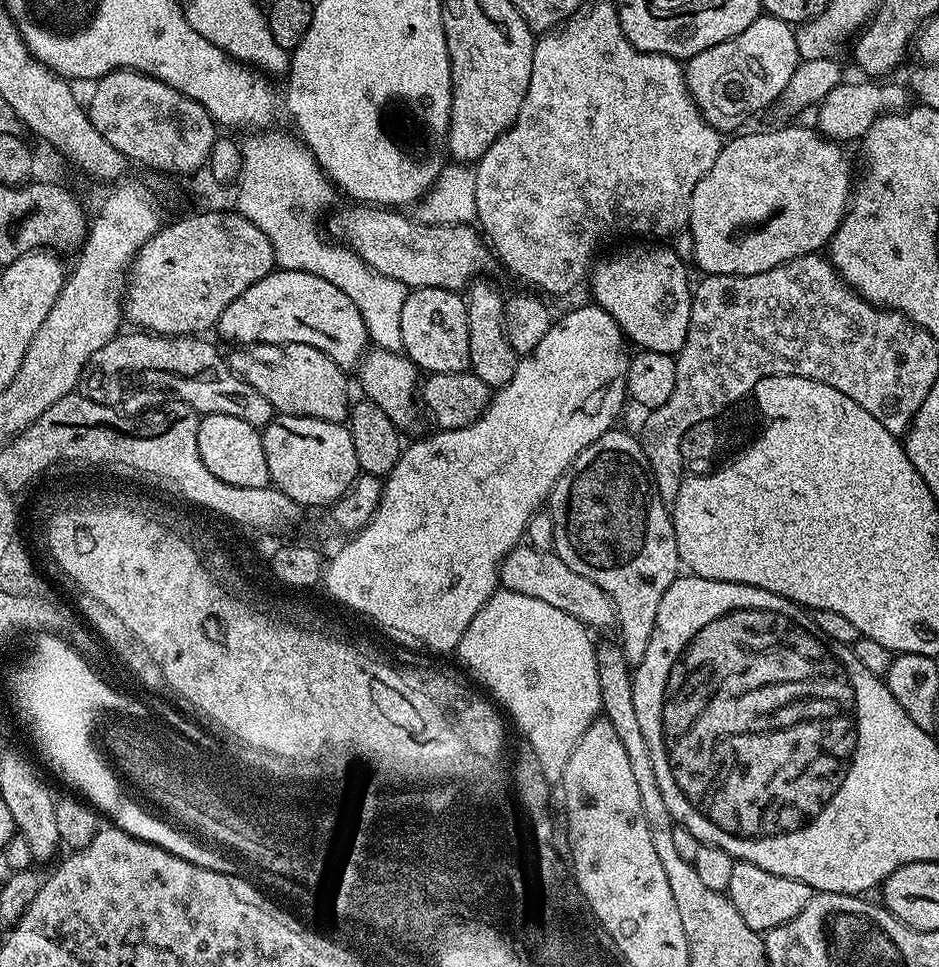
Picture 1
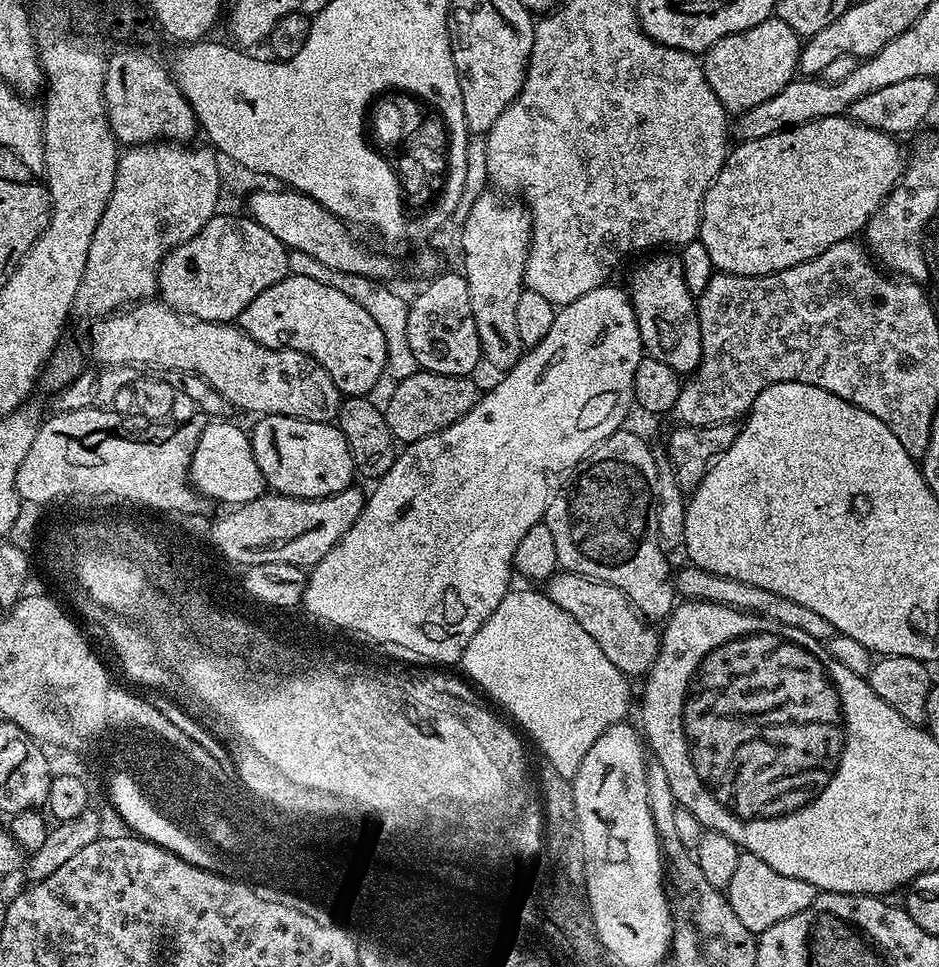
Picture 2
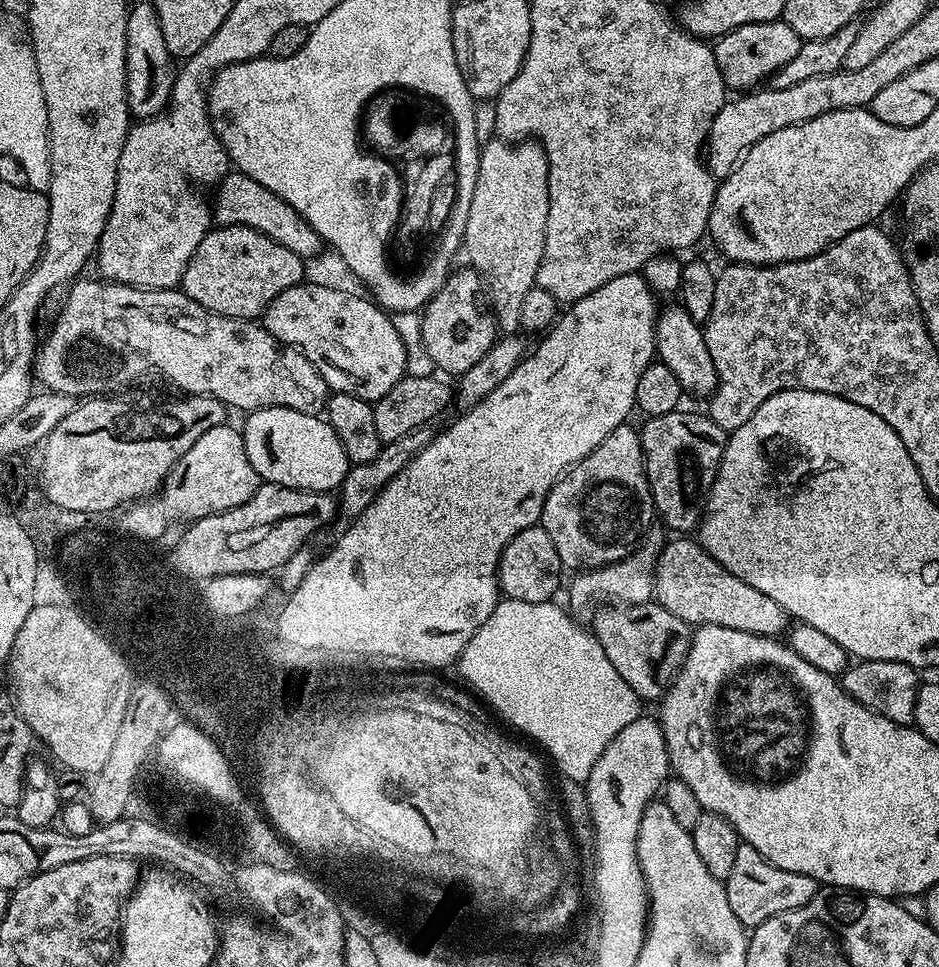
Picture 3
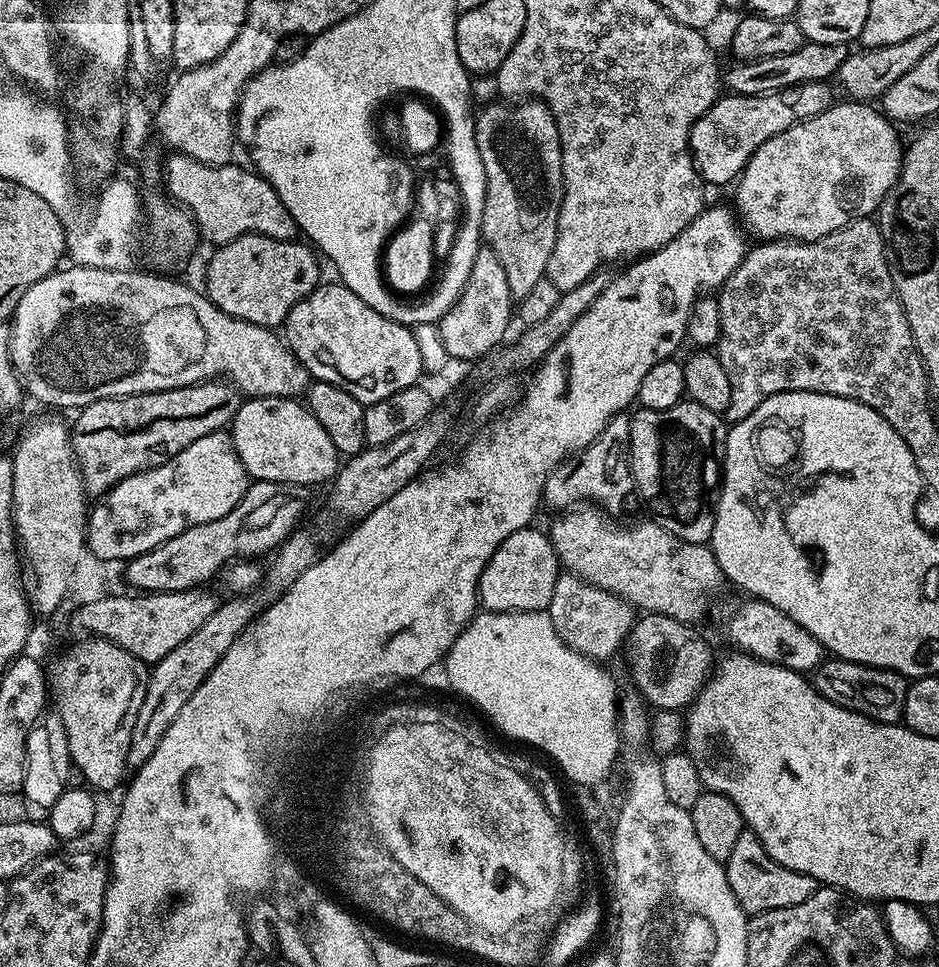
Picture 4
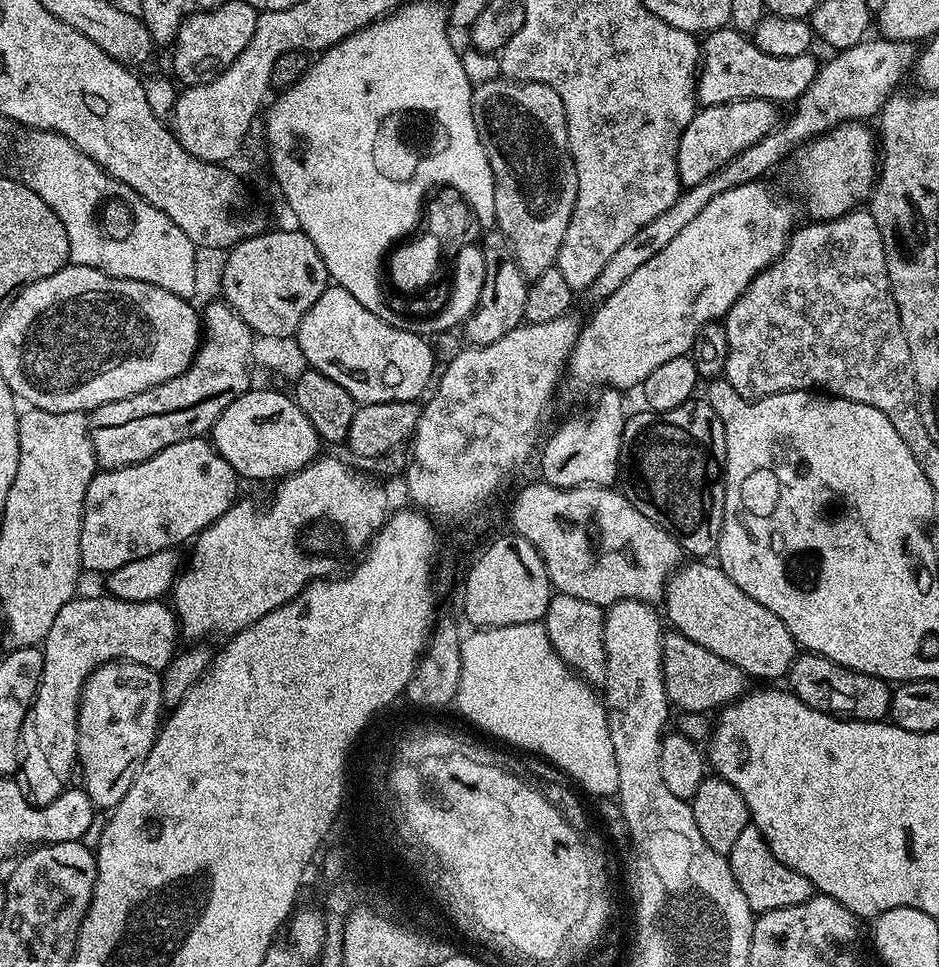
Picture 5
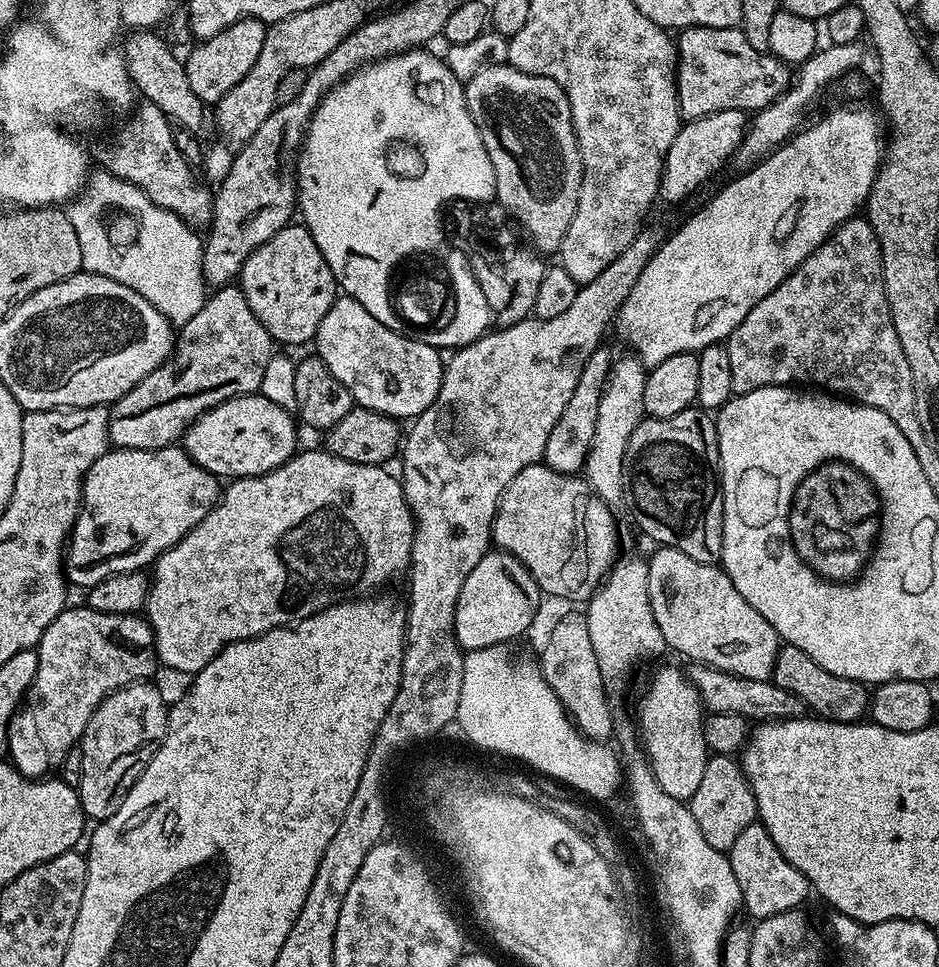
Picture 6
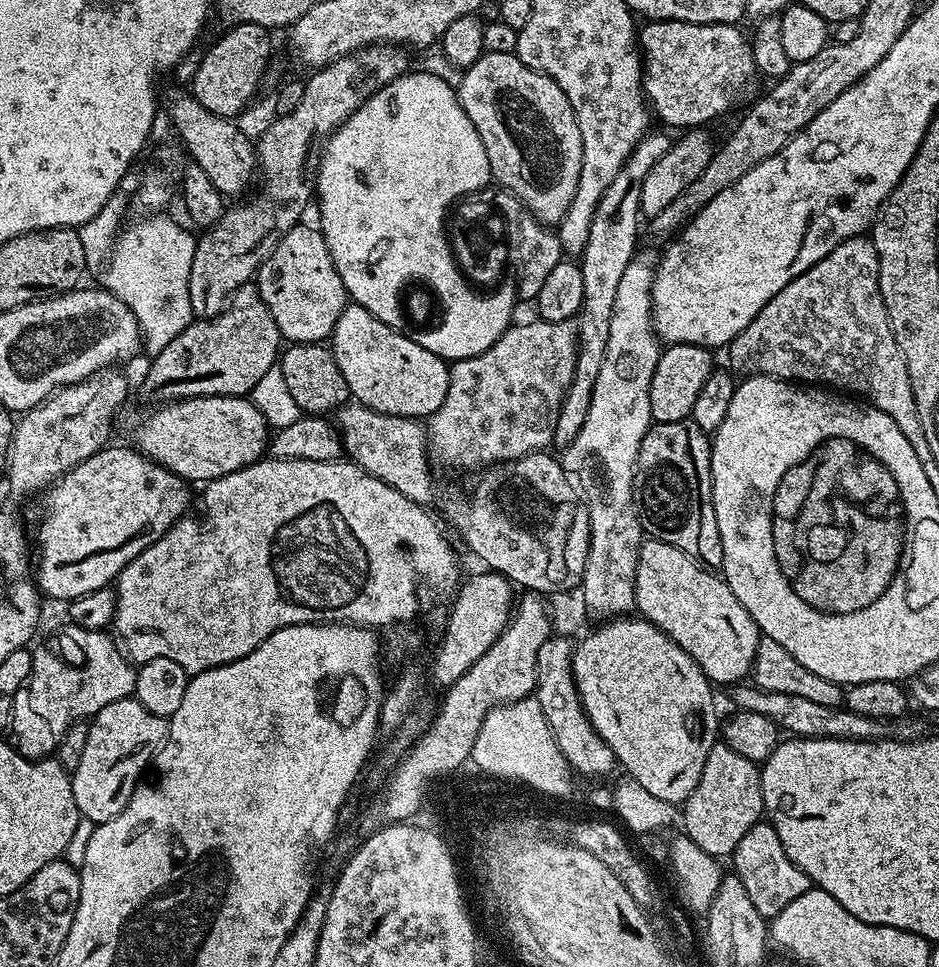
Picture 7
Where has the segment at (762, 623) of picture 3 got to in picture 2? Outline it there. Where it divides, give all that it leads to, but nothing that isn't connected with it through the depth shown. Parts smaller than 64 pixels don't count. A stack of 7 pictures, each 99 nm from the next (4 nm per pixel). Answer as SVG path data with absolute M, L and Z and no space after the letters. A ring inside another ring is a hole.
M687 566L675 573L674 583L676 591L681 597L689 600L709 600L715 604L725 604L731 608L738 608L741 612L755 612L758 616L769 616L773 624L790 626L794 630L802 630L810 634L810 638L827 642L837 636L837 630L822 618L822 614L814 614L807 606L798 606L798 602L790 602L790 598L782 598L778 594L770 594L770 590L762 590L758 586L743 584L725 576L715 576L706 570L695 566Z

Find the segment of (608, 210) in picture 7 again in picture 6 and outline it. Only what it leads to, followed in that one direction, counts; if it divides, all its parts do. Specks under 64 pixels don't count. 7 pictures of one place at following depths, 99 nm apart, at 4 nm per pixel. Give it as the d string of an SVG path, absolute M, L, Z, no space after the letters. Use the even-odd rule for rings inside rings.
M604 346L596 348L594 354L590 354L586 366L582 366L582 374L578 374L578 386L574 386L574 394L570 394L570 402L566 402L566 410L562 410L562 418L554 422L550 438L546 438L543 463L553 468L555 472L579 473L588 459L598 418L598 402L604 393L604 383L608 381L610 371L610 359L608 360L606 348Z

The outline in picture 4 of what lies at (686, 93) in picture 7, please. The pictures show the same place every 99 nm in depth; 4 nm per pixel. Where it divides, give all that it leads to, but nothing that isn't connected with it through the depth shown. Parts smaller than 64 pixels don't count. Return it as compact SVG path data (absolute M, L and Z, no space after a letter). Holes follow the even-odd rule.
M806 42L798 50L790 54L778 54L777 56L767 56L761 60L742 60L733 63L733 68L726 72L726 84L733 93L738 96L764 96L768 92L778 92L782 88L792 88L795 84L805 84L806 82L818 82L819 80L831 81L837 75L846 57L845 45L833 44L813 44Z

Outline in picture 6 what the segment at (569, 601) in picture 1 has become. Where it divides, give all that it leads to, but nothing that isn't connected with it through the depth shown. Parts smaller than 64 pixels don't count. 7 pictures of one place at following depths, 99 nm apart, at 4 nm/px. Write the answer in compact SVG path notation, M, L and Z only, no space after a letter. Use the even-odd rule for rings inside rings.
M693 663L691 667L692 669L687 669L686 672L688 681L696 688L701 705L709 713L736 714L752 722L791 720L805 715L804 703L794 694L782 690L782 686L773 684L771 679L747 680L729 672L720 672L709 664Z

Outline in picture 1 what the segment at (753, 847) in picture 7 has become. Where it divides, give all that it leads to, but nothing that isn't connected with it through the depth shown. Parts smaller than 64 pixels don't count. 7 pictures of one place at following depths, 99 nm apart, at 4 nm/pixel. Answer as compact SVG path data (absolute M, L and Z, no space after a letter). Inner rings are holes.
M737 860L726 895L731 900L734 910L742 914L742 922L746 922L750 930L763 934L798 918L798 914L806 910L806 902L812 900L814 889L806 886L806 882L770 874L770 870L762 870L762 866Z

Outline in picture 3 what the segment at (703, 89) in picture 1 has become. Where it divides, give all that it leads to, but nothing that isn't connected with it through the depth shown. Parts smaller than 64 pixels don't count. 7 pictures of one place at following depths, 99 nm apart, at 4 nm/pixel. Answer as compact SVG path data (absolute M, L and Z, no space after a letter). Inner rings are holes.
M783 18L770 22L750 22L724 33L715 41L714 51L718 70L729 89L752 90L759 80L767 81L772 73L778 71L794 54L798 54L802 41Z

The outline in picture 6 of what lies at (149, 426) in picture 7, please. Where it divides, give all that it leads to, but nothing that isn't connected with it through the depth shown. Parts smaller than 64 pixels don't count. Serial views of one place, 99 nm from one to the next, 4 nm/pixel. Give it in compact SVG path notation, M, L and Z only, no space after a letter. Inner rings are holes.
M264 395L231 396L217 408L202 413L187 428L182 447L193 462L213 472L217 478L261 476L296 455L296 428L298 424L293 413Z

